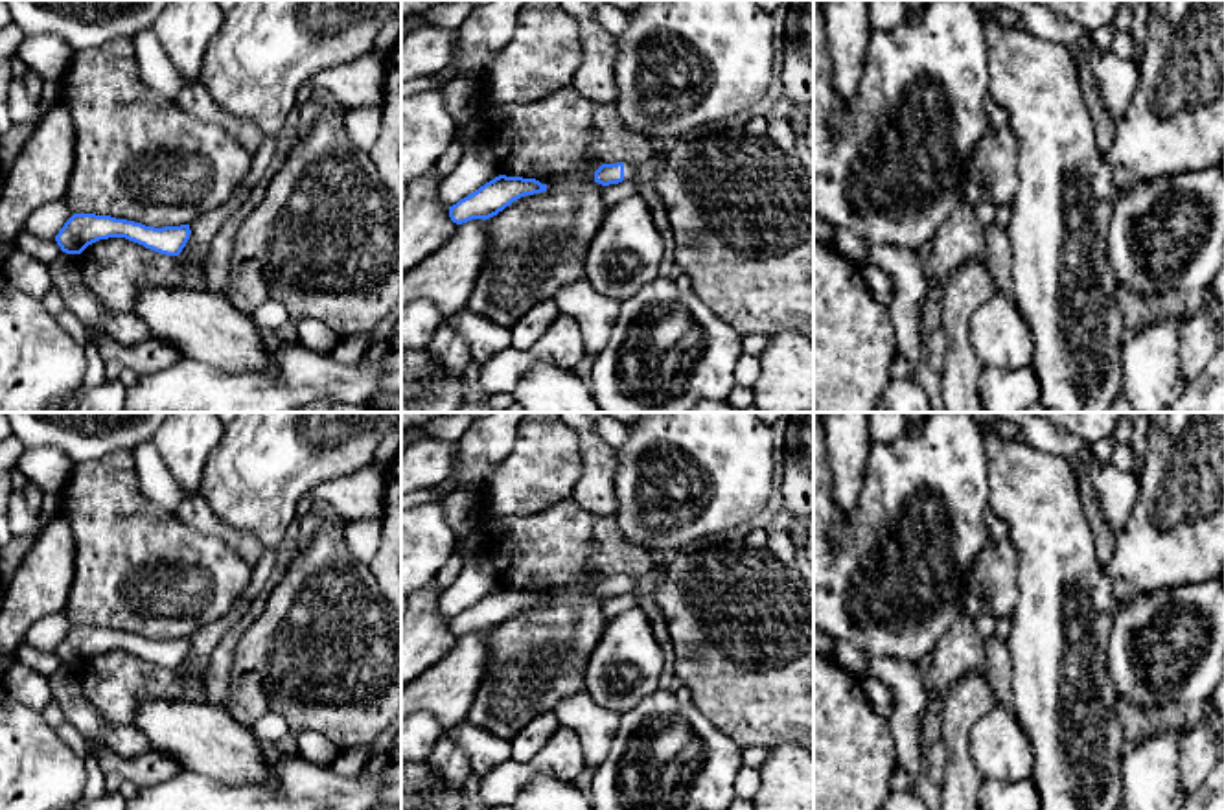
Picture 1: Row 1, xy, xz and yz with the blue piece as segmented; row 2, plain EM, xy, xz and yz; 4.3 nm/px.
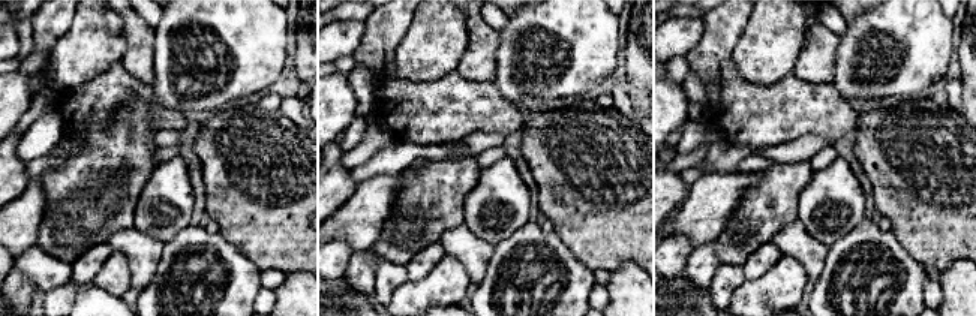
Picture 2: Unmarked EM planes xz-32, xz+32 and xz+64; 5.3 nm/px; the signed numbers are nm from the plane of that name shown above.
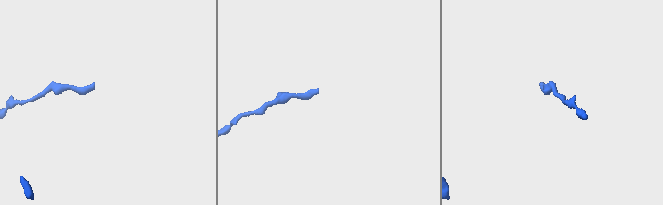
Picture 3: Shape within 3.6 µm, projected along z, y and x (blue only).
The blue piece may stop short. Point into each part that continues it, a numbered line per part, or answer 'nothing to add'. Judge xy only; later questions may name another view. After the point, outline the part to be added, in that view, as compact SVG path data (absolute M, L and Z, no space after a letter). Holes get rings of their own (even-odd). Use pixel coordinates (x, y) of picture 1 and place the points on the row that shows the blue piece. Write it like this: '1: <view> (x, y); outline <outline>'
nothing to add

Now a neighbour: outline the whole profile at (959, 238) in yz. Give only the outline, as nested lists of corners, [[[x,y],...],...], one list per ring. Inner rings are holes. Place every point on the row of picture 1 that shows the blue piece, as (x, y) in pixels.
[[[961,202],[922,250],[941,289],[955,267],[970,260],[987,261],[983,228],[974,208]]]

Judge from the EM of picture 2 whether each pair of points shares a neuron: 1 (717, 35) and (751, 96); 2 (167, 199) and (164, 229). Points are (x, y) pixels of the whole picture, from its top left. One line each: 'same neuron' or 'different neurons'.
1: same neuron
2: same neuron

